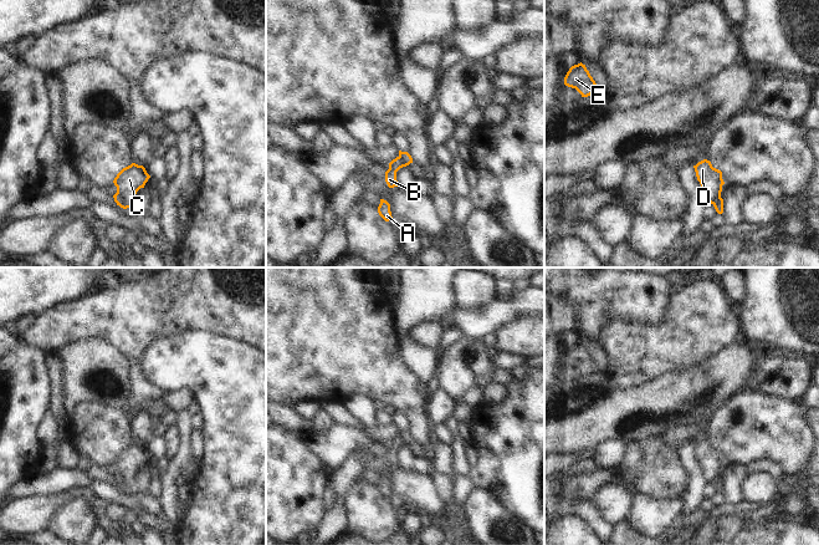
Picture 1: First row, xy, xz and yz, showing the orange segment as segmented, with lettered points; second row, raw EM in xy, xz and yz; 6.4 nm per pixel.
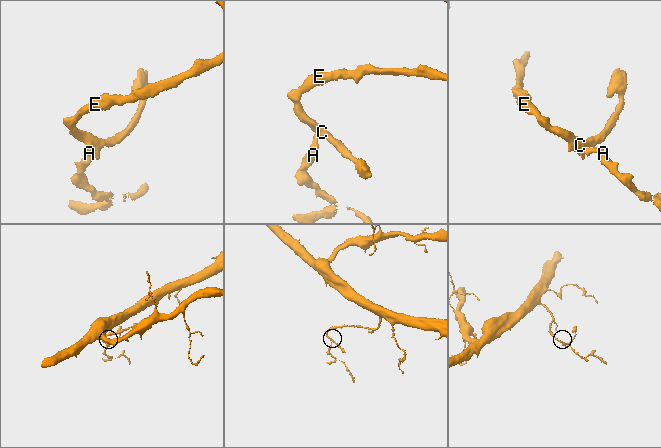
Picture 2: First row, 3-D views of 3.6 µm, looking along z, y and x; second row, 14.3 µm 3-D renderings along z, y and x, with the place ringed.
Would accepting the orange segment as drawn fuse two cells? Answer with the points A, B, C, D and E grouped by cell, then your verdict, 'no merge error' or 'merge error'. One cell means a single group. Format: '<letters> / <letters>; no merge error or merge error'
A B / C D E; merge error

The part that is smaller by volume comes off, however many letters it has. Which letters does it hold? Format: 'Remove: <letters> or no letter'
Remove: A, B

